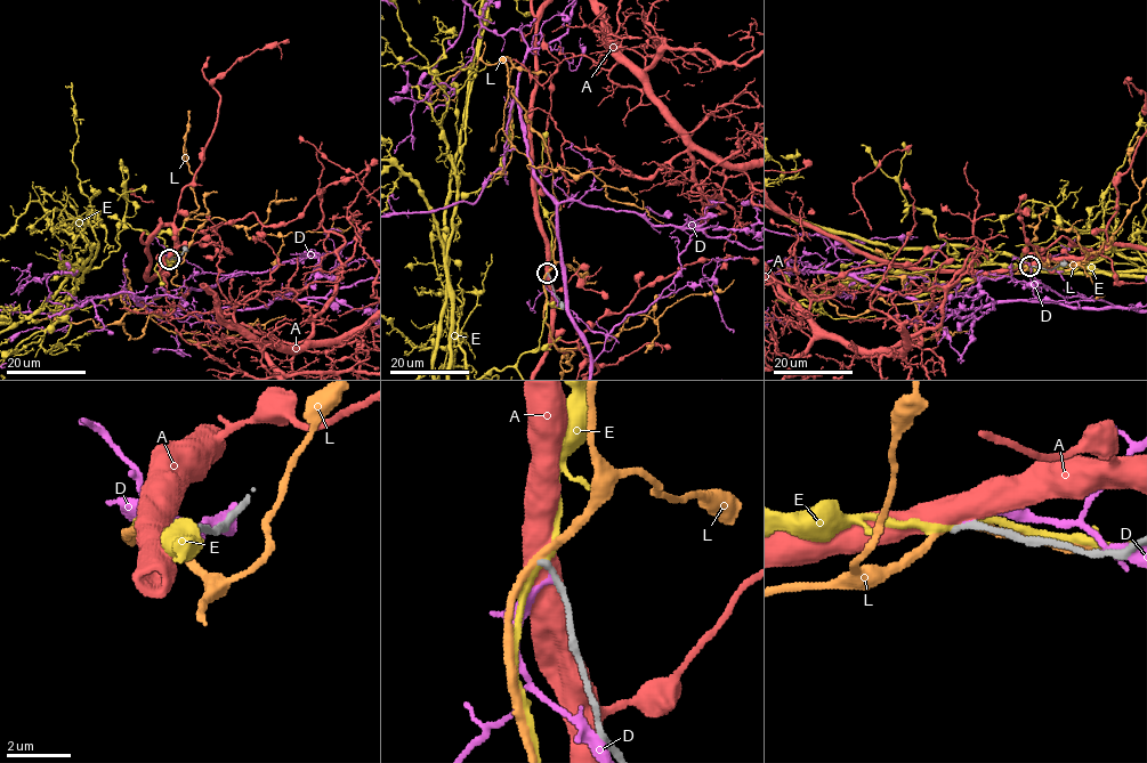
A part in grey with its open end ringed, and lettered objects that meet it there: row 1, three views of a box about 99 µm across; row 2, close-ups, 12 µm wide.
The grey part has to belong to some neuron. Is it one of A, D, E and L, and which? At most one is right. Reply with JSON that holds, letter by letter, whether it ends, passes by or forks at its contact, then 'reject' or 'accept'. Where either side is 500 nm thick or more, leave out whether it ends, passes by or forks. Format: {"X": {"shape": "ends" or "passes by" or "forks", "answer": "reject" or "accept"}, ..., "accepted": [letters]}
{"A": {"answer": "reject"}, "D": {"shape": "ends", "answer": "reject"}, "E": {"shape": "passes by", "answer": "reject"}, "L": {"shape": "passes by", "answer": "reject"}, "accepted": []}

